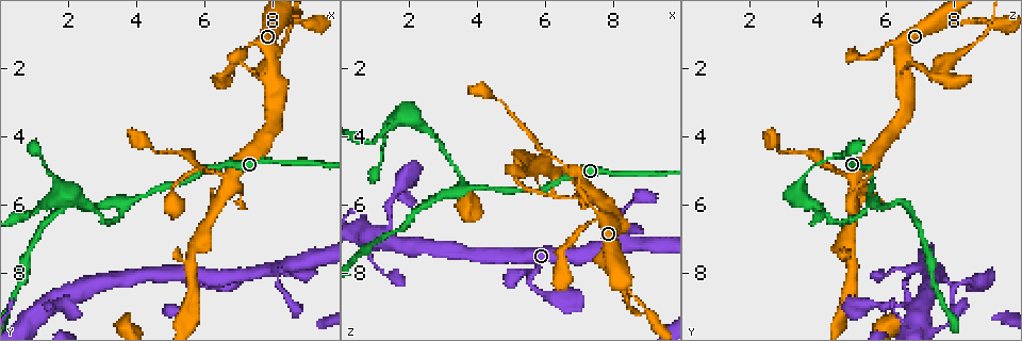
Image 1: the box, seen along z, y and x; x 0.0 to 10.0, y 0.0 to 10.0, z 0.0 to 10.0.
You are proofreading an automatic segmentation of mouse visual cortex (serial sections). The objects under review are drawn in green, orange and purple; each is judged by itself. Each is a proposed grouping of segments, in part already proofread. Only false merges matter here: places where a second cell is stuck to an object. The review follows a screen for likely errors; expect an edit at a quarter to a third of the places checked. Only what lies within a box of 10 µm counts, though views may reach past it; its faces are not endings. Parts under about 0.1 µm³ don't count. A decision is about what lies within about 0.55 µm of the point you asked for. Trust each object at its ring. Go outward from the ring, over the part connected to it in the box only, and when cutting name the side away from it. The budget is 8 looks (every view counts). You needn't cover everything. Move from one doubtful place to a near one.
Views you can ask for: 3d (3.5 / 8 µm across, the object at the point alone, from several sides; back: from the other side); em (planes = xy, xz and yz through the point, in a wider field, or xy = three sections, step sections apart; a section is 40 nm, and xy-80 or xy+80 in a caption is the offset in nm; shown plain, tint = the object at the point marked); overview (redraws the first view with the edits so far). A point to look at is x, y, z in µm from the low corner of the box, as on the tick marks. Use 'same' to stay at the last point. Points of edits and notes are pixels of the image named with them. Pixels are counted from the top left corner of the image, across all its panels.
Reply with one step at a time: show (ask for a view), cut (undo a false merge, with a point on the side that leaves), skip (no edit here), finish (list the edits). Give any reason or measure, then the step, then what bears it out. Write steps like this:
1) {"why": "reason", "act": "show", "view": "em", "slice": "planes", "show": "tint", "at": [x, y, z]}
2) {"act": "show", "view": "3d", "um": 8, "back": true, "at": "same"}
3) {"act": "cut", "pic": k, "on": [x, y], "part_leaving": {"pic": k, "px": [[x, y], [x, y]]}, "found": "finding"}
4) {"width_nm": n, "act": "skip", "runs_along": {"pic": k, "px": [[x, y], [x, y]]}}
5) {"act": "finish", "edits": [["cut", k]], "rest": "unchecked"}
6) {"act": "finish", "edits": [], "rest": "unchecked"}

{"why": "branch point", "act": "show", "view": "3d", "um": 8, "at": [3.75, 5.95, 5.50]}

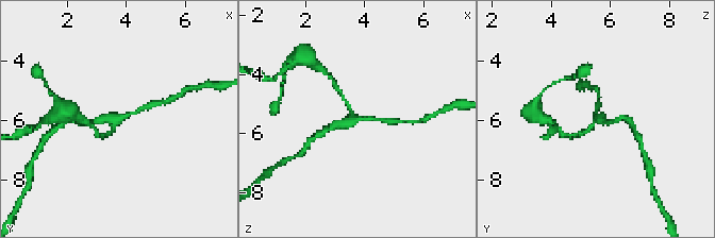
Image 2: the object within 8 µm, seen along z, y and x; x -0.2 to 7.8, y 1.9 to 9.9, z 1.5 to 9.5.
{"why": "closer look", "act": "show", "view": "3d", "um": 3.5, "at": "same"}

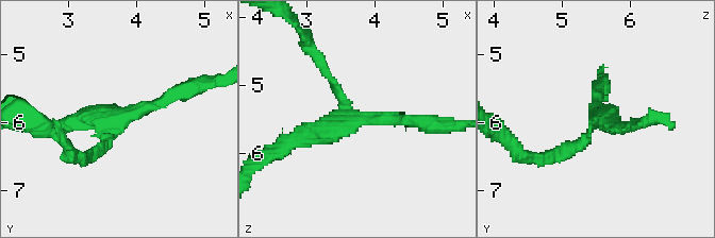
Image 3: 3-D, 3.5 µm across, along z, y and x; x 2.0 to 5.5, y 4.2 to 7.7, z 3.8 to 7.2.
{"act": "show", "view": "em", "slice": "xy", "step": 3, "show": "tint", "at": [3.75, 5.95, 5.50]}

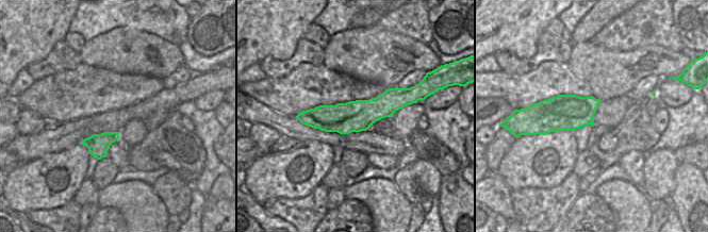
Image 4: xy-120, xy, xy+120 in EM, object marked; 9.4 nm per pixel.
{"act": "skip", "found": "all the same cell"}

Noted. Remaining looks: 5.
{"why": "abrupt turn", "act": "show", "view": "3d", "um": 3.5, "at": [1.45, 8.90, 6.75]}

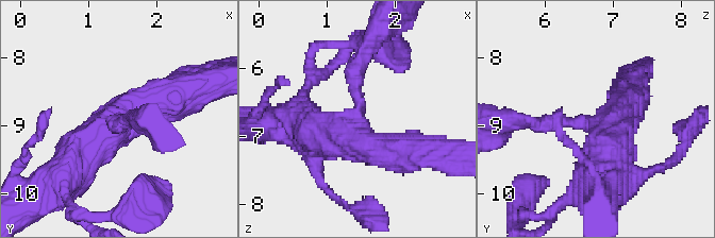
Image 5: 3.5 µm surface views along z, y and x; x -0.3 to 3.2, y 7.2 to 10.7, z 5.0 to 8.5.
{"act": "show", "view": "em", "slice": "xy", "step": 3, "show": "tint", "at": [1.40, 8.95, 6.75]}

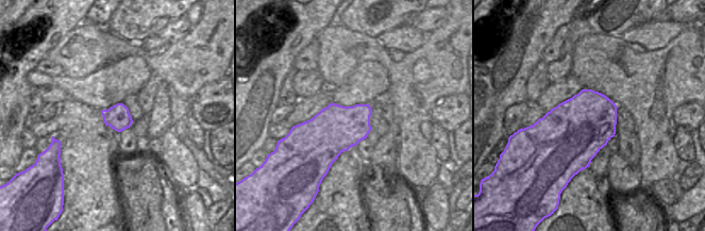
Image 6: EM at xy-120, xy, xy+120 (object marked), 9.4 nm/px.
{"act": "show", "view": "em", "slice": "planes", "show": "tint", "at": "same"}

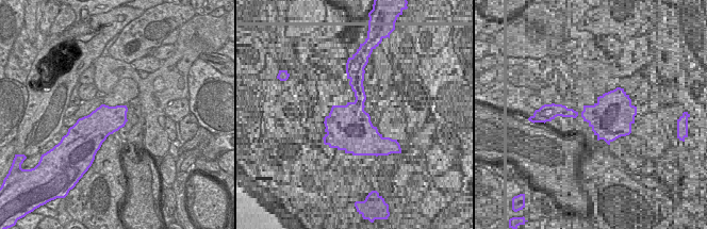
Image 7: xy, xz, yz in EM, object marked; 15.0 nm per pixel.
{"act": "skip", "runs_along": {"pic": 5, "px": [[625, 116], [611, 129], [621, 174], [668, 165]]}, "found": "continuous, no second cell"}

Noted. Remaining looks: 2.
{"why": "sharp bend", "act": "show", "view": "3d", "um": 3.5, "back": true, "at": [8.05, 2.25, 6.50]}

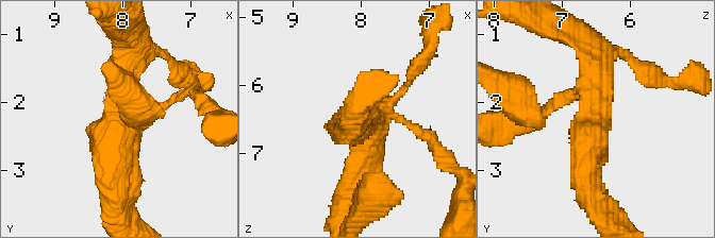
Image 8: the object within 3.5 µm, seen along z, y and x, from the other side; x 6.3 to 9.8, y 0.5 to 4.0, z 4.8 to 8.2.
{"arms": 3, "arm_widths_nm": [100, 350, 400], "why": "need the tissue", "act": "show", "view": "em", "slice": "xy", "step": 1, "show": "tint", "at": [8.05, 2.25, 6.50]}

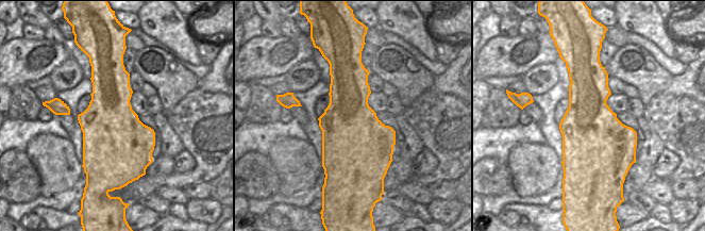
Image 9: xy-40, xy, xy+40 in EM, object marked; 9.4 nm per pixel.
{"act": "skip", "runs_along": {"pic": 8, "px": [[129, 52], [110, 159], [113, 189]]}, "found": "one cell here"}

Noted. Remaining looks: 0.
{"act": "finish", "edits": [], "rest": "unchecked"}

